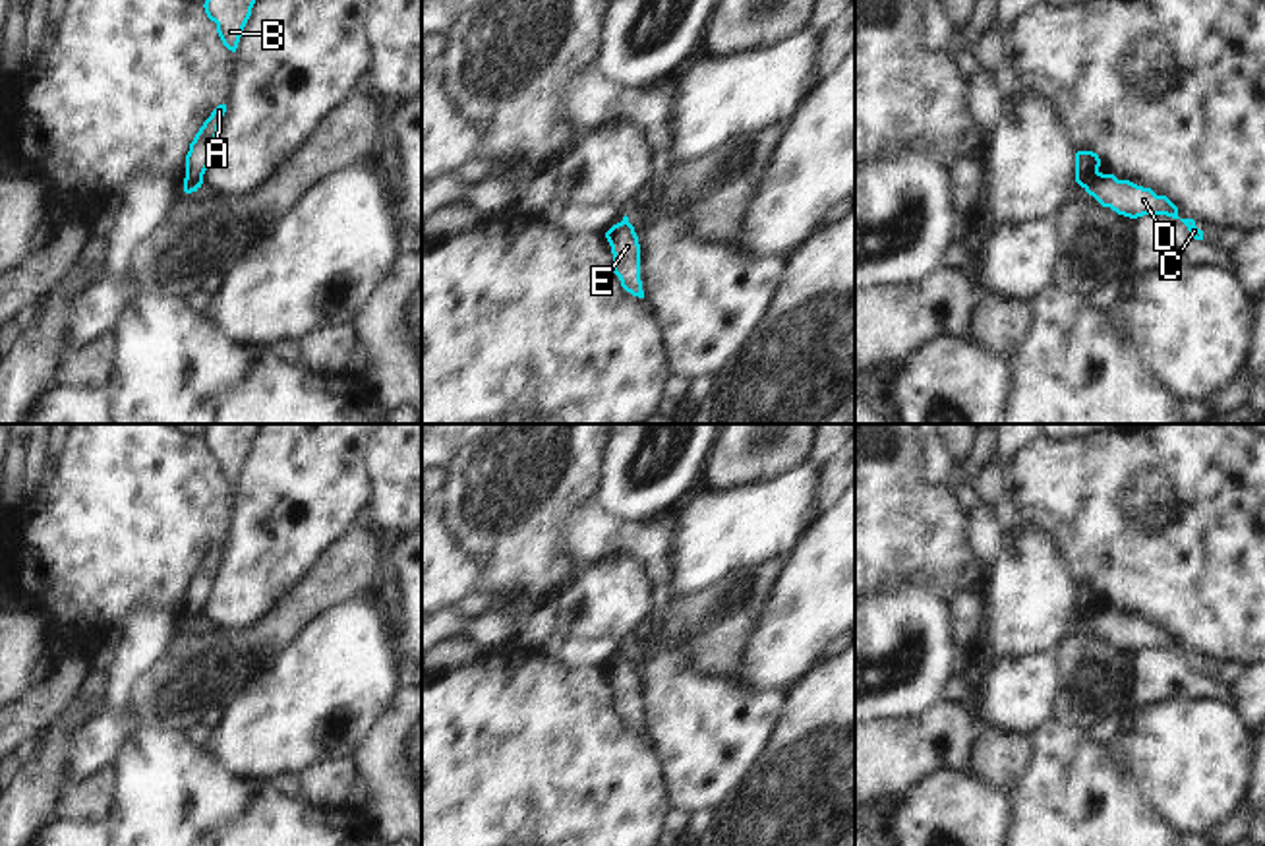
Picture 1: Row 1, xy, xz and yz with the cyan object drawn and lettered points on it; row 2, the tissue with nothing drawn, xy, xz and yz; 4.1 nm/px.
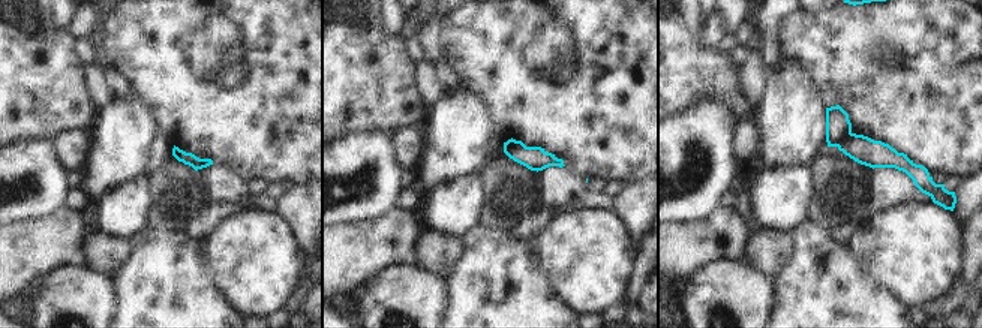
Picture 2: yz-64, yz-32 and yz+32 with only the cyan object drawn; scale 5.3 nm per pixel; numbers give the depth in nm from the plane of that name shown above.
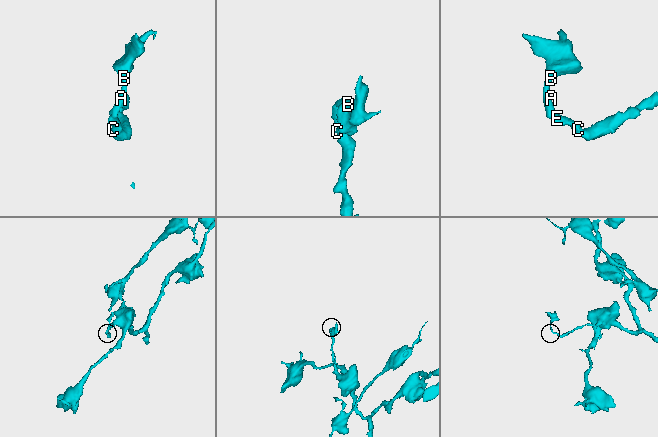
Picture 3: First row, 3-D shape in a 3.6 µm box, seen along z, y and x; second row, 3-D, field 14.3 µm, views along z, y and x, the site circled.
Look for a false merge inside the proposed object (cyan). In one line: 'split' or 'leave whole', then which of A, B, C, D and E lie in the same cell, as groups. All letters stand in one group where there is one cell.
split; A B / C D E

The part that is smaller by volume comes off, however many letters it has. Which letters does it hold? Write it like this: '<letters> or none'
A, B.

